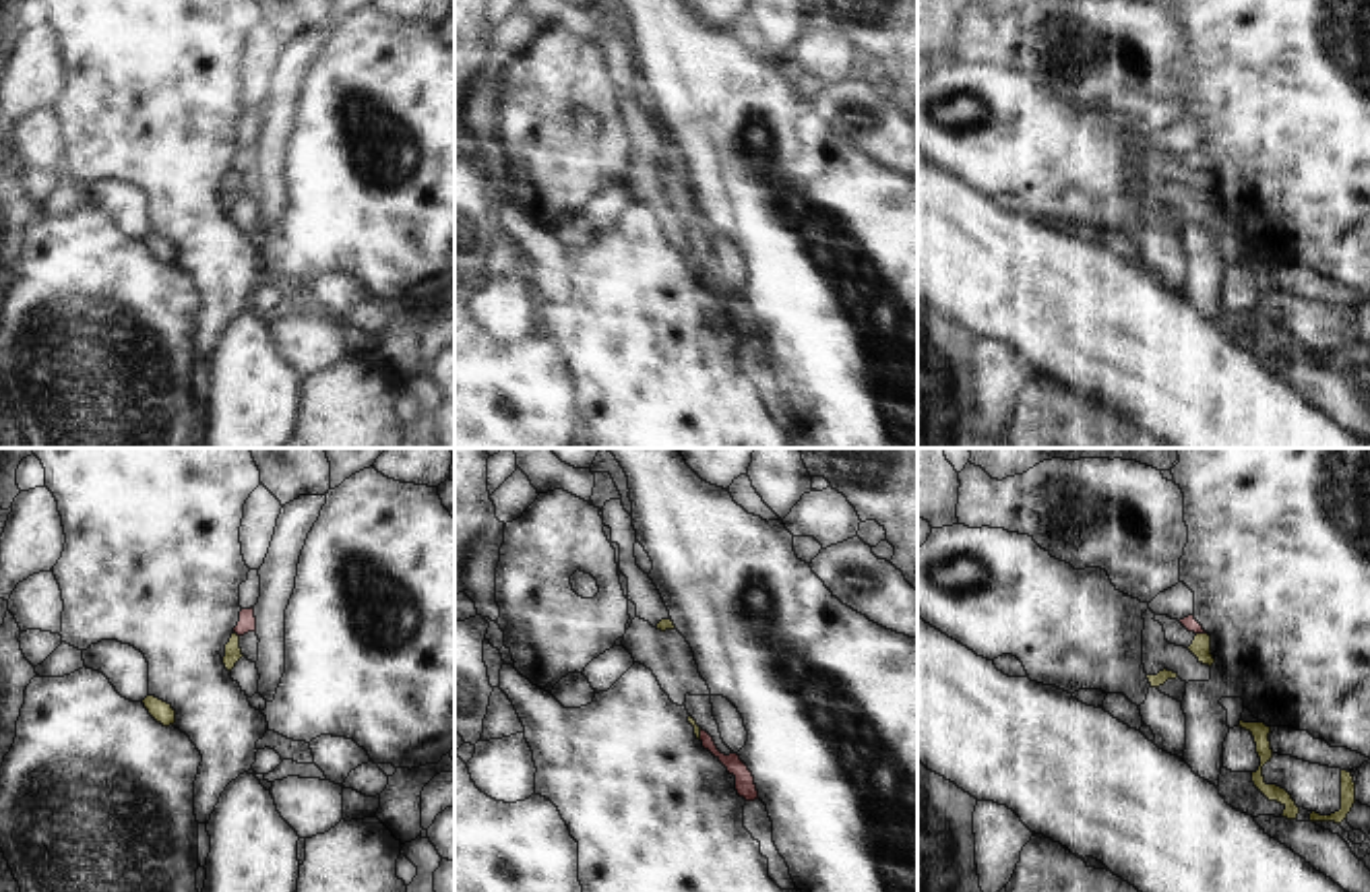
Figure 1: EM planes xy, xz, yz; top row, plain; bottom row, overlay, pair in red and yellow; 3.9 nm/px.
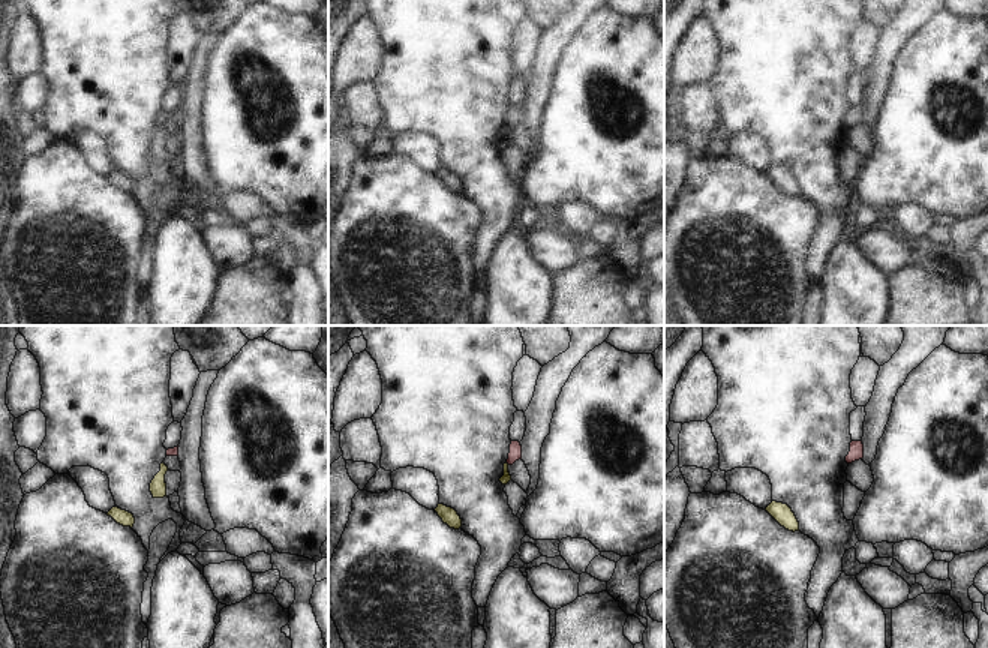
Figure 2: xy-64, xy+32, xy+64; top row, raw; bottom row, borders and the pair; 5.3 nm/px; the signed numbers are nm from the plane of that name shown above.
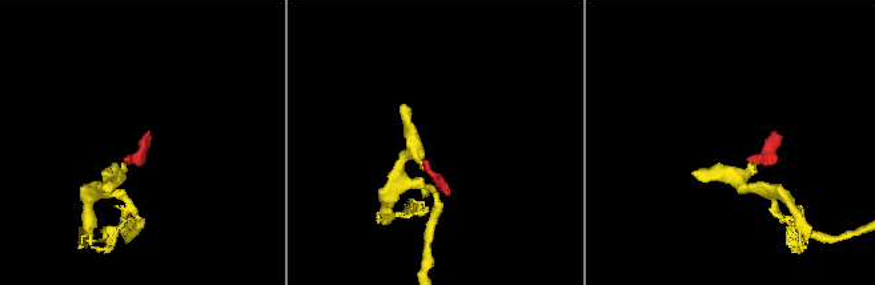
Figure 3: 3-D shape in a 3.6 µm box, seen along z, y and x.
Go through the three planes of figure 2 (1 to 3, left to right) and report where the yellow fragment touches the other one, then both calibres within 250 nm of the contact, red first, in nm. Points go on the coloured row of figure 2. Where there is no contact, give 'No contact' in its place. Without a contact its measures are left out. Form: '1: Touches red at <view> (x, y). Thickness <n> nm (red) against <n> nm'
1: No contact
2: No contact
3: No contact.

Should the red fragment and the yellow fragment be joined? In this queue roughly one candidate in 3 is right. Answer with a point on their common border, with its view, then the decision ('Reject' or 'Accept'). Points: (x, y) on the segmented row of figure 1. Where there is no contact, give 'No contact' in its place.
Touches red at yz (1201, 632). Reject.

